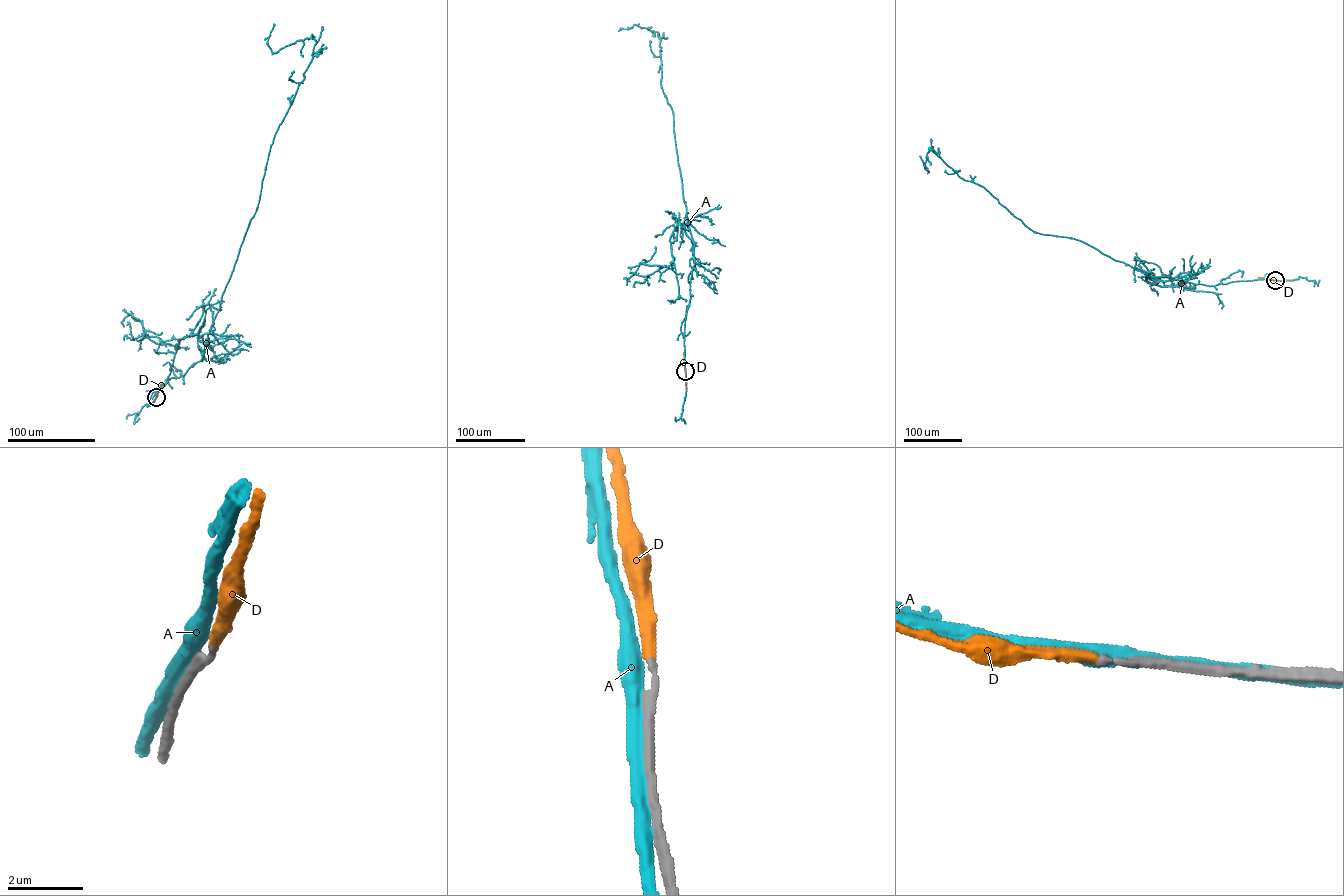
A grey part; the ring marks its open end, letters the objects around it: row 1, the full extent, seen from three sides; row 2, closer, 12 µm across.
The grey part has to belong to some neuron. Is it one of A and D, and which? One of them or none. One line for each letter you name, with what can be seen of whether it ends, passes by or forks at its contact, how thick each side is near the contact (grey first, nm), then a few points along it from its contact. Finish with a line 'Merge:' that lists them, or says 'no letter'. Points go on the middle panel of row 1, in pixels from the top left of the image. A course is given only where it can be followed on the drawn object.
D: it ends | 160/320 nm | via (685, 371), (683, 352)
Merge: D

